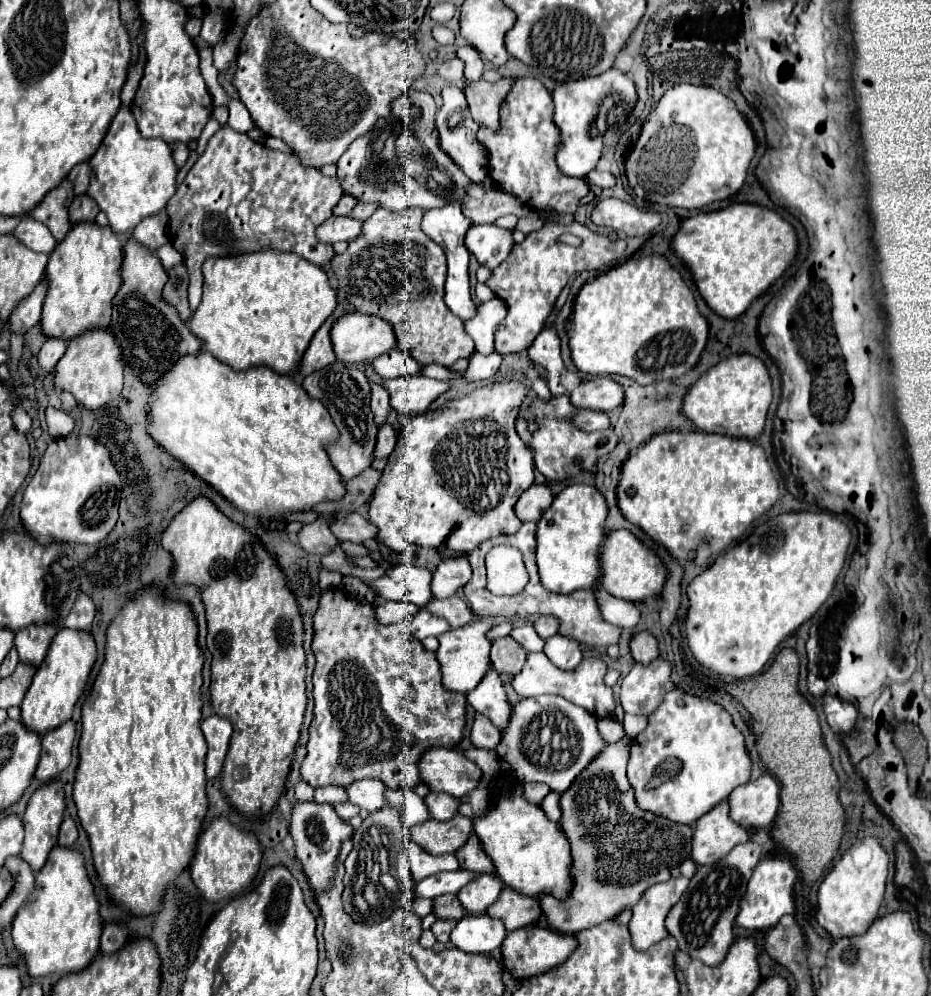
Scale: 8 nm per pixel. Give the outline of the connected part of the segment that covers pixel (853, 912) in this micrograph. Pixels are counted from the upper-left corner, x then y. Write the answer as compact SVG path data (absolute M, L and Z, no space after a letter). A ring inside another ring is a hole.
M865 837L853 843L833 865L829 875L819 885L817 893L817 921L825 931L829 931L833 939L853 937L867 931L867 925L873 921L873 917L877 917L877 911L883 901L887 867L889 857L875 837Z

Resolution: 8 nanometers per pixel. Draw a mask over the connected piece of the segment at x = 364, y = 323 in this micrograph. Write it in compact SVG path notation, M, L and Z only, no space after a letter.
M349 311L341 315L333 327L331 327L331 341L333 349L339 361L347 365L359 365L359 363L371 363L375 357L387 353L389 349L395 347L395 331L391 325L377 315L363 315L357 311Z

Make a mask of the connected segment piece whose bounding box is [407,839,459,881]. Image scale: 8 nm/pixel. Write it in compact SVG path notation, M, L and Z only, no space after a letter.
M407 841L407 855L411 861L411 869L413 869L413 877L415 881L421 881L429 875L441 873L441 871L455 871L459 869L457 857L447 853L447 855L431 855L427 853L423 847L419 847L415 841Z

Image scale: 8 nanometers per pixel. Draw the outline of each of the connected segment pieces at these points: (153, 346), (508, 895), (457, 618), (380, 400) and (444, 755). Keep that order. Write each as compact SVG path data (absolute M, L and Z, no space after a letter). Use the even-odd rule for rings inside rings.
M131 237L127 239L123 251L123 283L113 299L113 321L109 329L113 329L125 361L133 367L135 375L141 377L145 385L149 385L155 377L159 377L159 373L165 373L169 365L181 355L197 353L201 349L201 341L189 331L187 323L179 319L177 311L161 299L167 273L157 253L139 245L139 241Z
M505 885L501 895L497 897L495 905L489 905L487 913L491 917L499 917L505 923L507 931L515 931L519 927L537 923L541 909L539 909L539 901L535 897L521 895L515 889L509 889Z
M453 595L447 599L435 599L433 597L425 609L437 617L443 617L451 625L451 629L463 627L463 625L473 621L473 611L461 595Z
M371 383L371 409L373 409L373 415L375 415L375 421L377 425L385 425L387 423L387 415L391 411L391 405L389 405L389 393L377 385L377 383Z
M433 747L419 759L419 777L431 791L445 791L453 797L471 793L479 781L479 767L465 757L459 749Z

